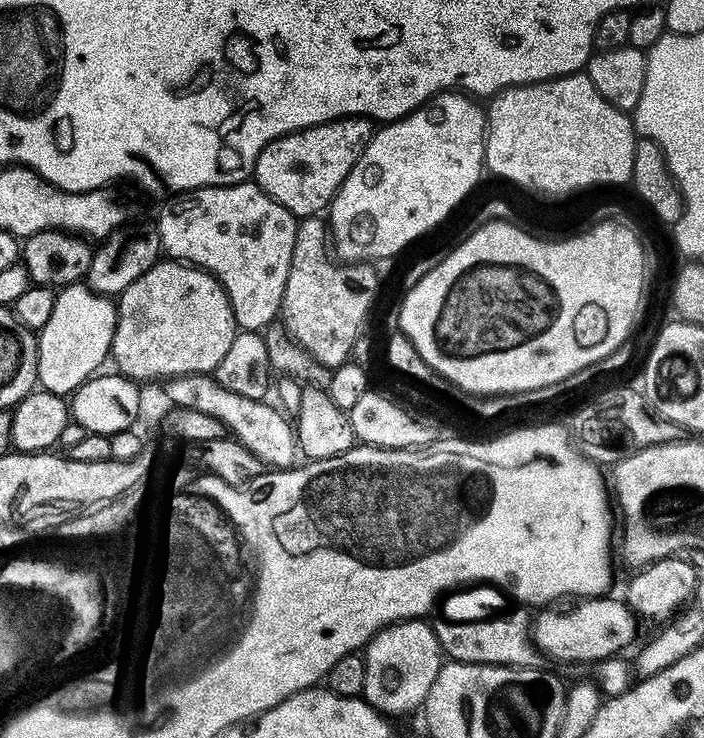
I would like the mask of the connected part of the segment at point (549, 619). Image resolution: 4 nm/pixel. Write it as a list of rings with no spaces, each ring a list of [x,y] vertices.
[[[611,595],[589,596],[587,598],[565,598],[556,601],[554,604],[541,607],[540,612],[535,613],[530,624],[532,642],[536,646],[541,657],[552,660],[561,660],[564,664],[585,664],[591,665],[597,660],[605,660],[608,656],[615,656],[623,653],[624,647],[636,636],[636,623],[638,617],[623,599],[611,600]]]

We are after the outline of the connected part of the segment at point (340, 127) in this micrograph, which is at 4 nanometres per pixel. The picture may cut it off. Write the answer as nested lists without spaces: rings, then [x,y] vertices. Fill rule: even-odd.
[[[347,116],[303,128],[271,140],[258,154],[251,179],[274,202],[286,206],[297,218],[320,216],[331,205],[336,191],[372,141],[373,121],[367,116]]]

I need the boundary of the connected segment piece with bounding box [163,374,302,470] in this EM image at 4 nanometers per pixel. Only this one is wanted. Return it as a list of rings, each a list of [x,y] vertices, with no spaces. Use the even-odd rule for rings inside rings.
[[[215,375],[182,376],[173,378],[163,385],[164,392],[178,408],[198,410],[202,414],[210,414],[210,418],[218,418],[225,429],[241,442],[265,465],[273,469],[290,468],[297,463],[296,455],[301,455],[302,449],[297,433],[288,425],[285,413],[279,407],[271,408],[264,400],[244,398],[242,394],[234,394],[226,390],[216,381]]]

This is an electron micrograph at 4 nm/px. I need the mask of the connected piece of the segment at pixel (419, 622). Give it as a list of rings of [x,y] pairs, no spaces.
[[[424,618],[399,620],[397,624],[390,624],[376,633],[366,645],[366,686],[363,699],[389,718],[404,716],[415,708],[416,711],[423,709],[430,694],[430,686],[434,686],[434,678],[438,678],[440,667],[446,662],[435,627],[428,622]]]

